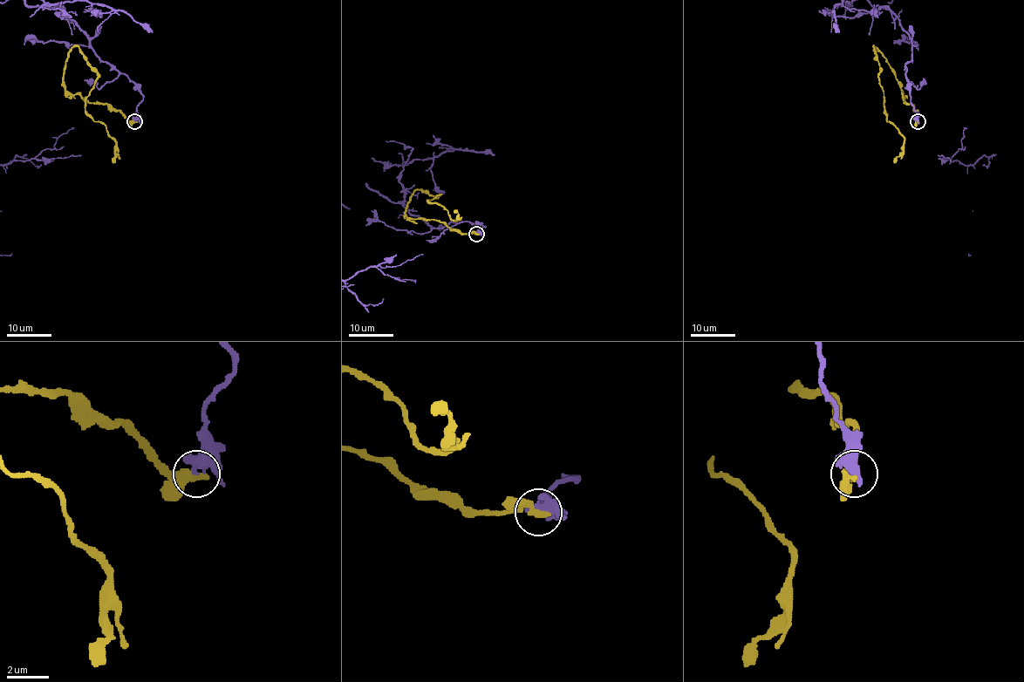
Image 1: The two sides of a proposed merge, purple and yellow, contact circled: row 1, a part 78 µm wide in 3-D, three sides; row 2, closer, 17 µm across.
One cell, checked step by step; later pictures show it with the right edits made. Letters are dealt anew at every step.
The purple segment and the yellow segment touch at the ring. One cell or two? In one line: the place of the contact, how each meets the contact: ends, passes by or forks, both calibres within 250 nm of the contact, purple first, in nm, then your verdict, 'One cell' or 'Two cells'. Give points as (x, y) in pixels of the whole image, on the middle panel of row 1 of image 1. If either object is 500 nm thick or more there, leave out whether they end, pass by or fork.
Place: (476, 234). Thickness 500 nm (purple) against 440 nm. Two cells

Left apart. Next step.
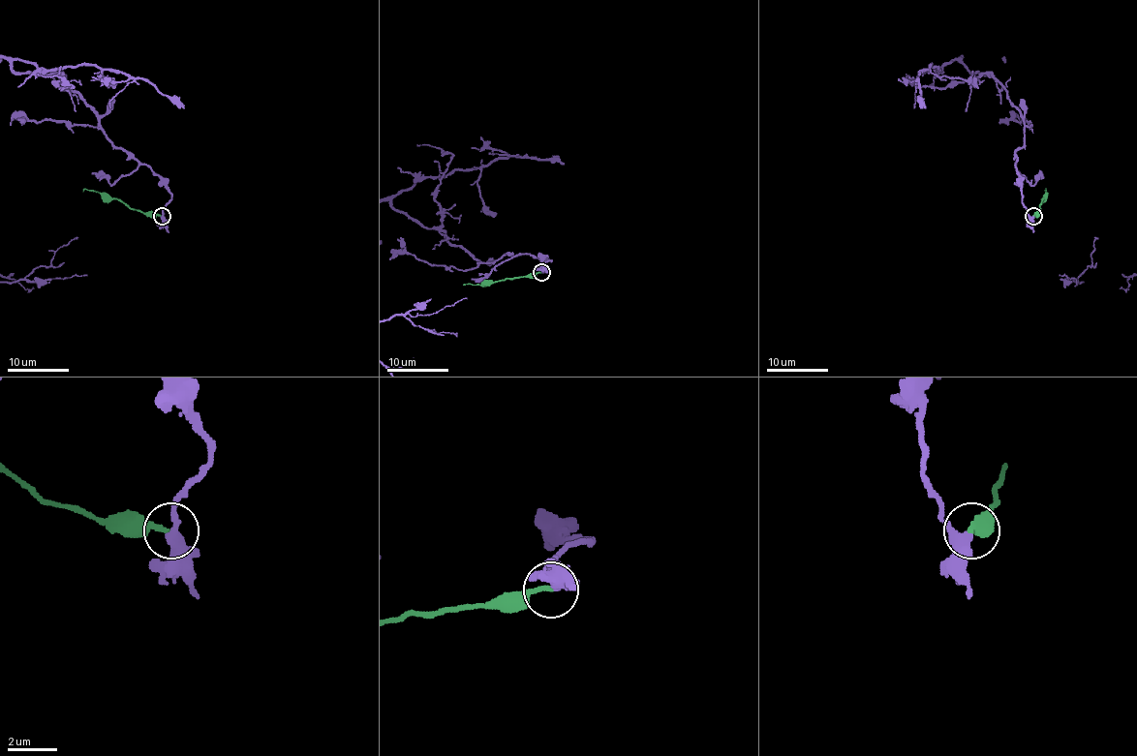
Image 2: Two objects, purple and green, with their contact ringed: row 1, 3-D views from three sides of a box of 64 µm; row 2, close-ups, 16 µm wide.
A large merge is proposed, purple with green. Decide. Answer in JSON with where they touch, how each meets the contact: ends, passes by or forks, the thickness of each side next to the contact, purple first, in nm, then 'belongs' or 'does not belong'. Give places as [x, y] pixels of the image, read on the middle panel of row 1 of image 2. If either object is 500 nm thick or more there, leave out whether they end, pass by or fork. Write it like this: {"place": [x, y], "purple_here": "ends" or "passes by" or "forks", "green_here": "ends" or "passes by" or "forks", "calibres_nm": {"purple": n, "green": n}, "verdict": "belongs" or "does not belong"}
{"place": [541, 272], "purple_here": "passes by", "green_here": "ends", "calibres_nm": {"purple": 400, "green": 190}, "verdict": "does not belong"}

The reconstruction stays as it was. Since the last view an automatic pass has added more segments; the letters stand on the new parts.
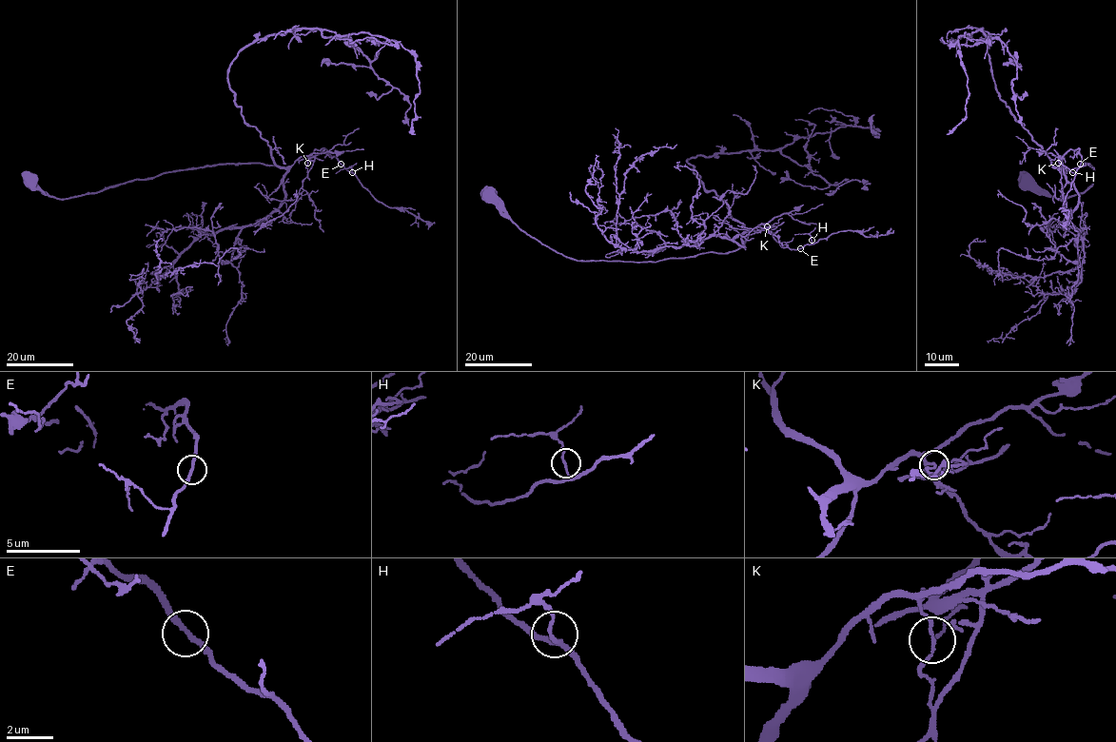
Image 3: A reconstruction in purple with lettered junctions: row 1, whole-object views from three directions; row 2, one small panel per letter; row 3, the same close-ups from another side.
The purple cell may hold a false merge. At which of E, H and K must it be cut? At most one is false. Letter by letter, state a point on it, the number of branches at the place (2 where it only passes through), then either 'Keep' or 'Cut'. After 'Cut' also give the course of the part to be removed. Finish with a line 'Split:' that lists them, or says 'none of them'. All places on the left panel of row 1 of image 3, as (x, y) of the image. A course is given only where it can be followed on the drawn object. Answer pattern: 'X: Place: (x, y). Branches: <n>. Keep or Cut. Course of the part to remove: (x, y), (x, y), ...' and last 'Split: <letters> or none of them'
E: Place: (341, 164). Branches: 2. Keep
H: Place: (352, 172). Branches: 2. Keep
K: Place: (307, 163). Branches: 2. Cut. Course of the part to remove: (307, 163), (303, 186), (293, 200), (271, 200), (255, 186), (260, 183)
Split: K

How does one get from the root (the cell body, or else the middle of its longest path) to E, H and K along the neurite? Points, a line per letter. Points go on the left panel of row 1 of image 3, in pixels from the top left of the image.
E: (29, 178), (48, 195), (68, 199), (206, 165), (264, 164), (288, 170), (315, 149), (325, 149), (341, 165)
H: (29, 178), (48, 195), (68, 199), (206, 165), (264, 164), (288, 170), (315, 149), (325, 149), (352, 172)
K: (29, 178), (48, 195), (68, 199), (135, 180), (206, 165), (264, 164), (288, 170), (301, 157), (307, 163)

